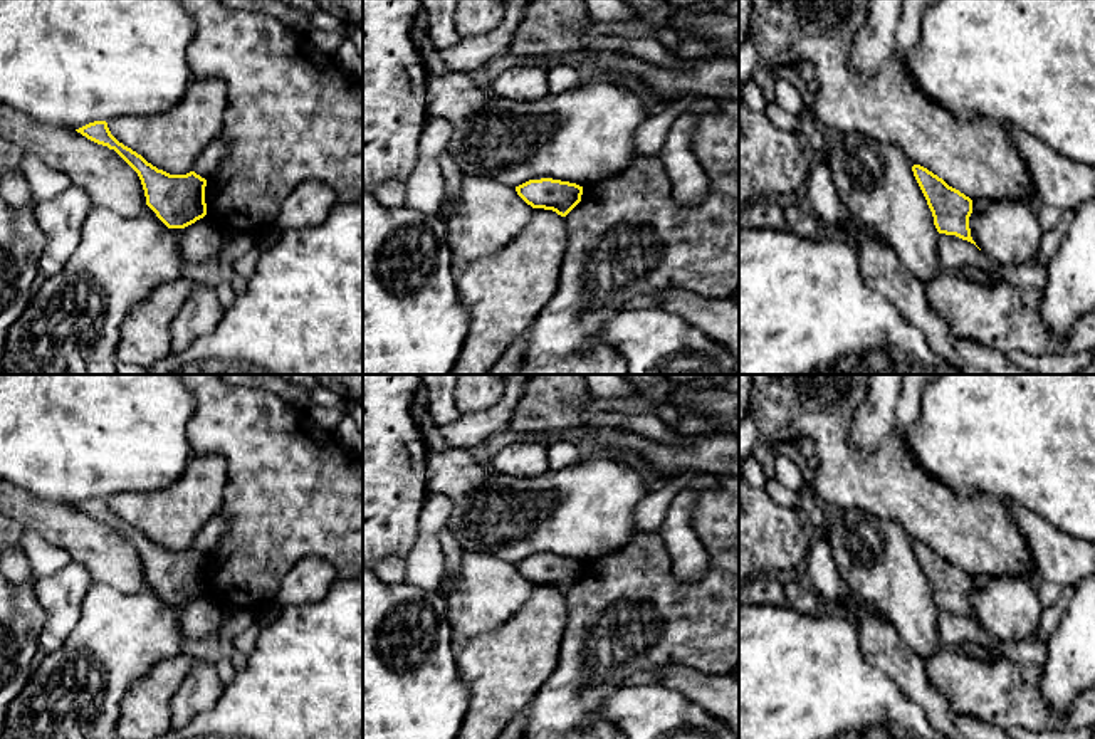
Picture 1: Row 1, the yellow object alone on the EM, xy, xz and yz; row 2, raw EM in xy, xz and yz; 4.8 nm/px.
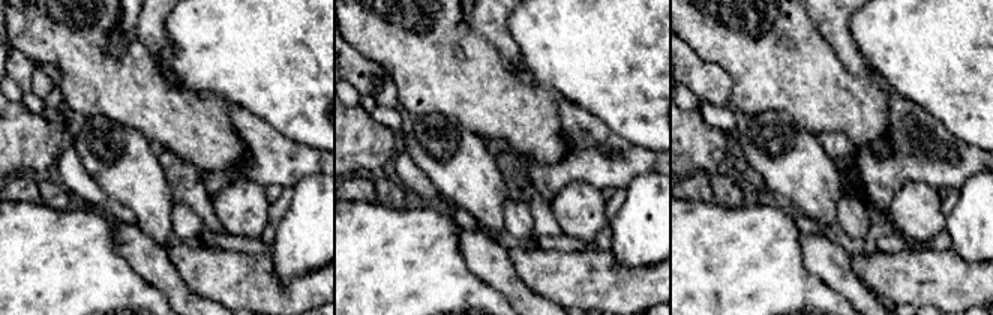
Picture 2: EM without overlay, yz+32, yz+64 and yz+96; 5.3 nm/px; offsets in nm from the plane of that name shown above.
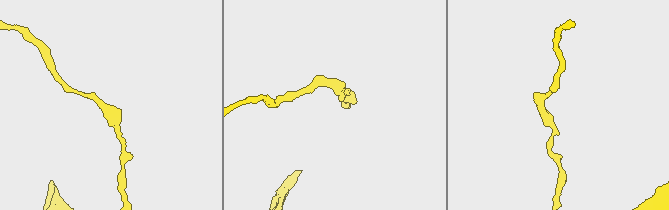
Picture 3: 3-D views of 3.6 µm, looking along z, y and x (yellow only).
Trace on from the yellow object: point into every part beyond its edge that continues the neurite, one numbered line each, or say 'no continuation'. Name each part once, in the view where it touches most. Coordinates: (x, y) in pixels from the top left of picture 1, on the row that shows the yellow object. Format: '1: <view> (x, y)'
no continuation

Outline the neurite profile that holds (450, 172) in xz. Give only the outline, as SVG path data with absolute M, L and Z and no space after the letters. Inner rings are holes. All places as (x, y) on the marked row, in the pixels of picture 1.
M443 153L438 158L438 165L442 168L442 176L443 176L443 202L442 202L442 207L437 212L437 215L443 222L447 222L447 218L453 212L453 205L455 205L455 200L457 200L460 168L458 168L458 165L455 163L455 160L448 153Z

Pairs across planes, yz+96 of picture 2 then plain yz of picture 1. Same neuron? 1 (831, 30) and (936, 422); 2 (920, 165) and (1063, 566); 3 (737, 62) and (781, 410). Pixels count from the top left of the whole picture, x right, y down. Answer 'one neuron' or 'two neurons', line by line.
1: two neurons
2: one neuron
3: one neuron

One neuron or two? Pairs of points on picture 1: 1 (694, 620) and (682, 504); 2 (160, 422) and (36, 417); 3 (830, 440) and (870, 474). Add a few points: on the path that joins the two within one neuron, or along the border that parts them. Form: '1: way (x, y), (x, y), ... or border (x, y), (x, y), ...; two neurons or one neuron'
1: border (667, 550), (679, 581), (696, 581), (709, 568); two neurons
2: way (130, 422), (116, 422), (111, 417), (66, 417); one neuron
3: way (840, 450), (860, 471); one neuron

